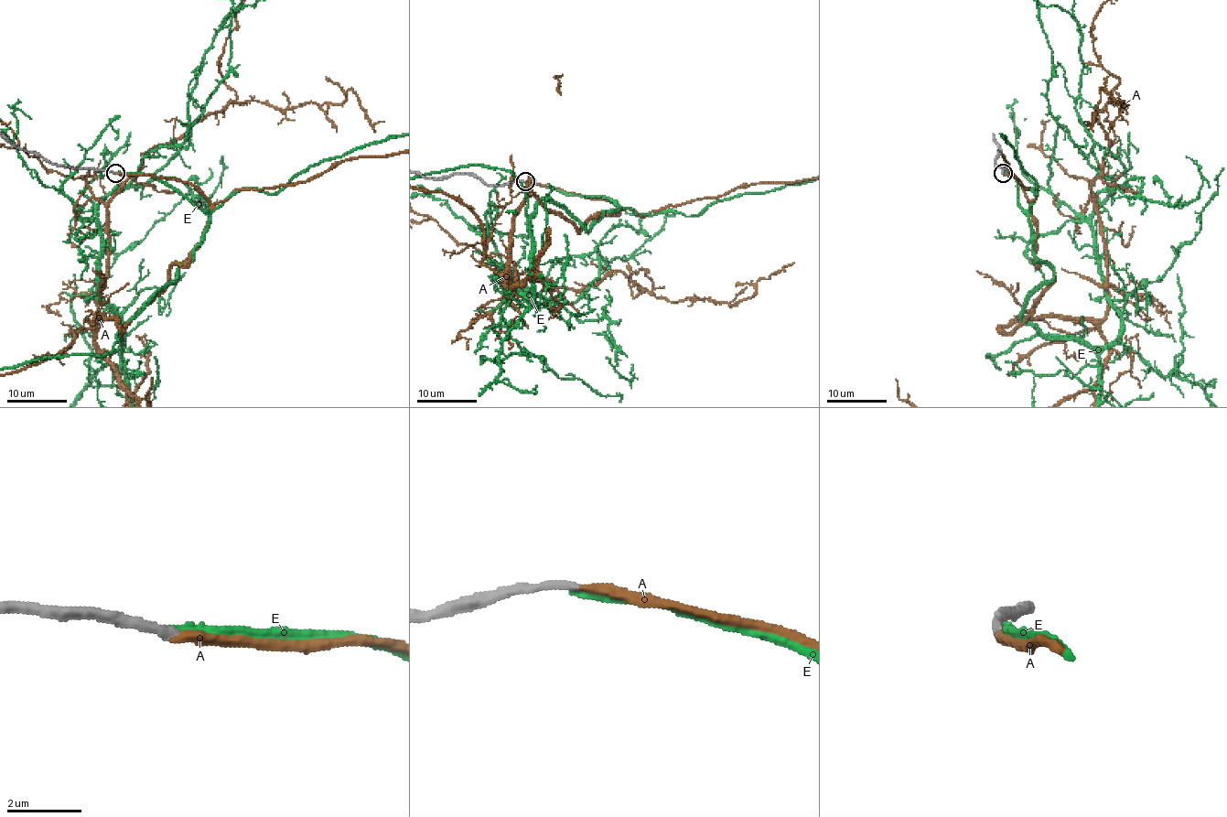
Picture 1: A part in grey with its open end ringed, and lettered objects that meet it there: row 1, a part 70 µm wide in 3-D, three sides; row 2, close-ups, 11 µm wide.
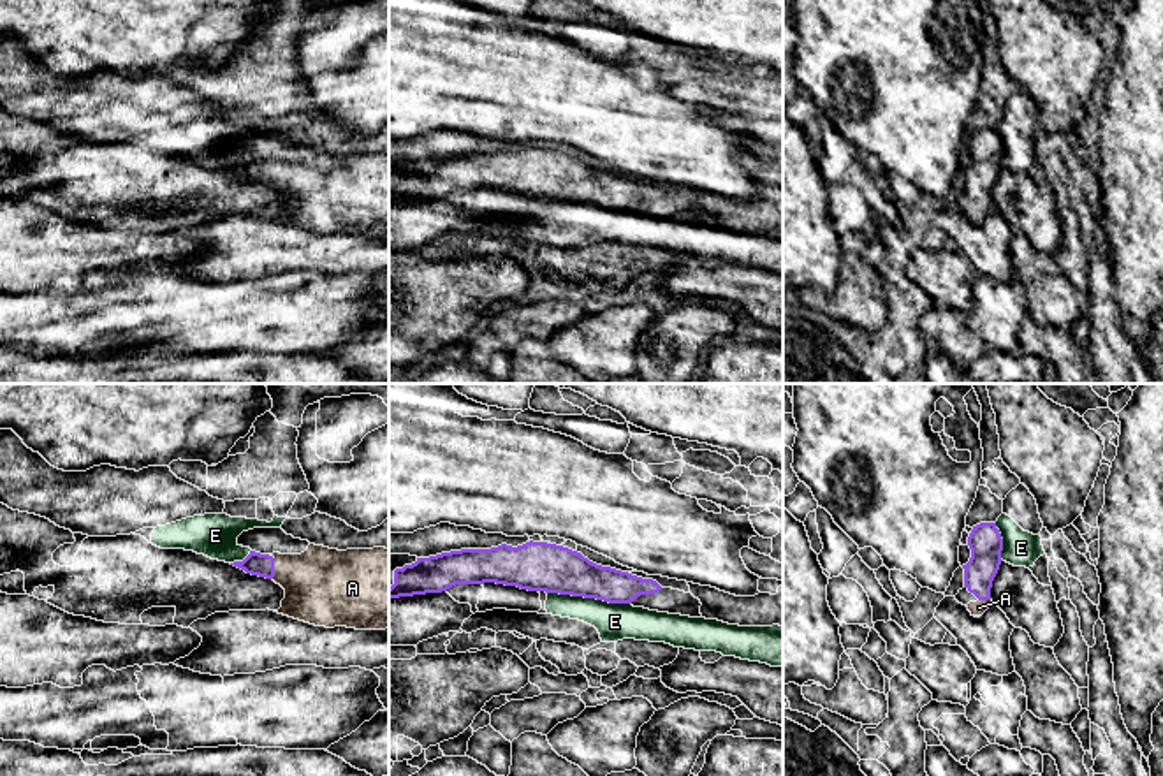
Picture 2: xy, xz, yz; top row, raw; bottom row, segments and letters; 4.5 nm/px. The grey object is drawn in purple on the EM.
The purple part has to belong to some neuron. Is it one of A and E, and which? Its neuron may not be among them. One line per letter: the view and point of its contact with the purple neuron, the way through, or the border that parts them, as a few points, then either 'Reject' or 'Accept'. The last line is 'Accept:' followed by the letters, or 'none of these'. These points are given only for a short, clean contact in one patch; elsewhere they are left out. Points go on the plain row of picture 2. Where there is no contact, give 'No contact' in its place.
A: Touches purple at xy (273, 171). Path across: xy (256, 169), (273, 171), (317, 187), (322, 192). Accept
E: Touches purple at xz (590, 203). Reject
Accept: A

